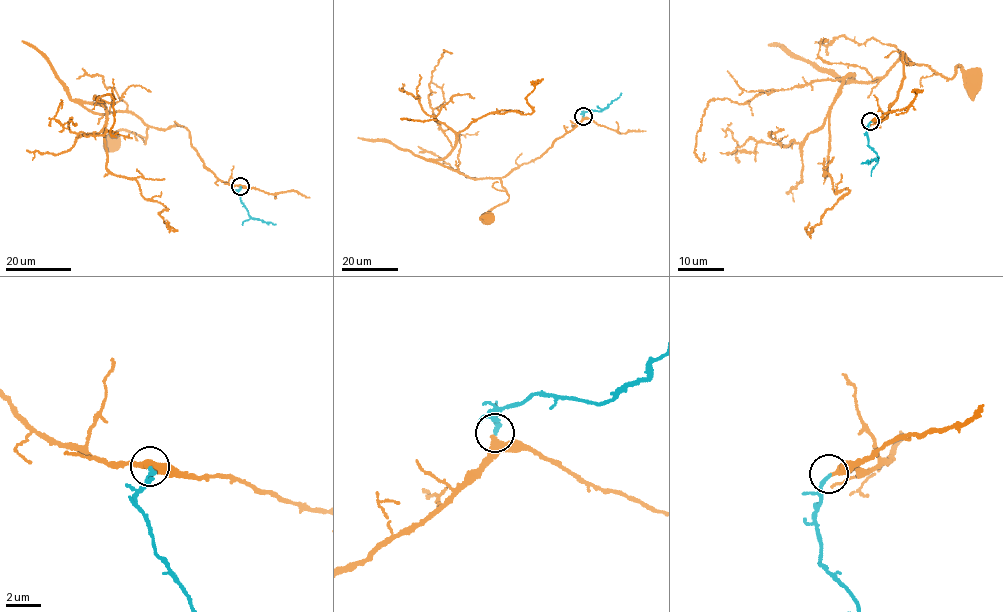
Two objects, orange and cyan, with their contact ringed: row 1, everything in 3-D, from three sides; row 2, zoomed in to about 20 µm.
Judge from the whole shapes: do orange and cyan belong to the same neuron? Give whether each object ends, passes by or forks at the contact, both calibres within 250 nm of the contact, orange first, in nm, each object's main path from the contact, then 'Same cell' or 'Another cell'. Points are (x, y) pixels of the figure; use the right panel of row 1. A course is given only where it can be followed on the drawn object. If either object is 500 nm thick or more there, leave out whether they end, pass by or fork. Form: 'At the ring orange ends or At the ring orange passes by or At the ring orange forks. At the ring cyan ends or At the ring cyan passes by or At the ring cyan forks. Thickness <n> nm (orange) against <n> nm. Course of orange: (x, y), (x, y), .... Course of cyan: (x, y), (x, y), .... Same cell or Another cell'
At the ring orange passes by. At the ring cyan ends. Thickness 320 nm (orange) against 240 nm. Course of orange: (871, 122), (885, 118), (896, 100), (902, 52), (910, 65), (926, 65), (951, 78), (958, 66), (973, 82). Course of cyan: (870, 122), (867, 145), (878, 159), (861, 163). Same cell

